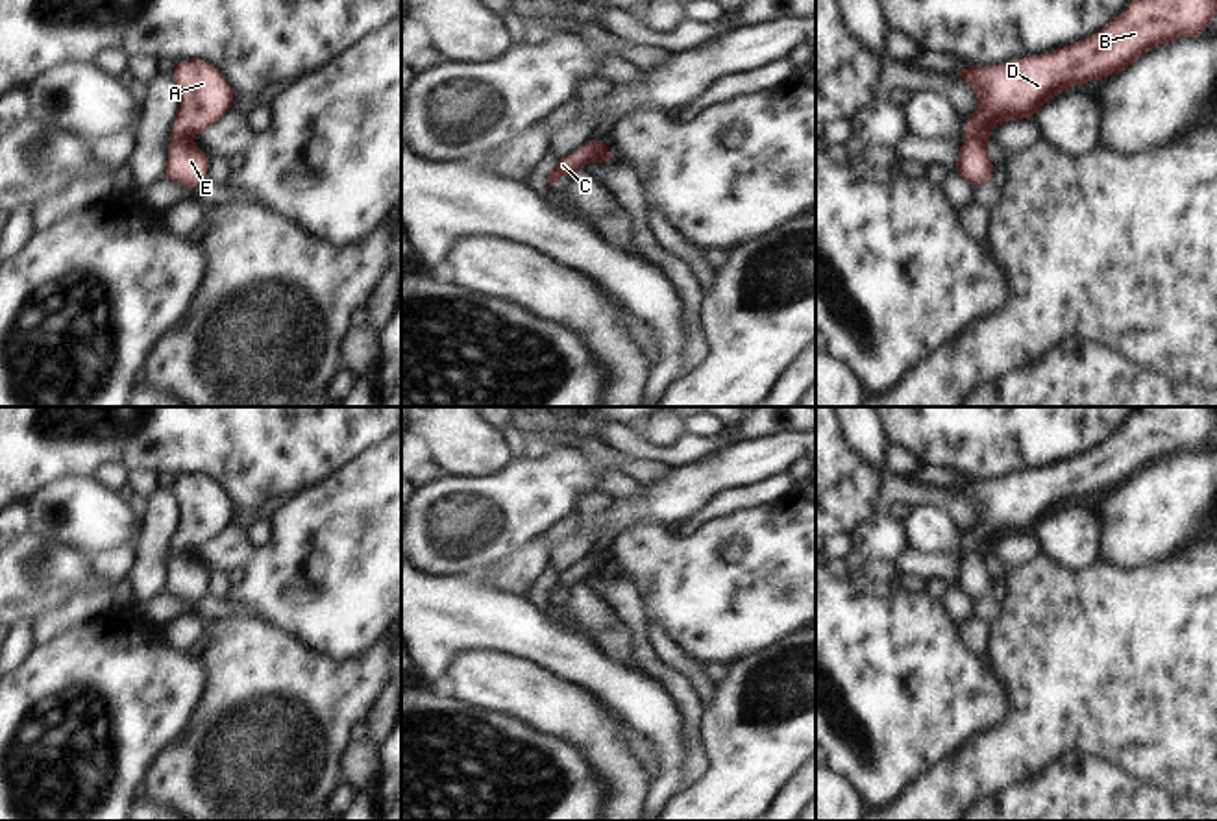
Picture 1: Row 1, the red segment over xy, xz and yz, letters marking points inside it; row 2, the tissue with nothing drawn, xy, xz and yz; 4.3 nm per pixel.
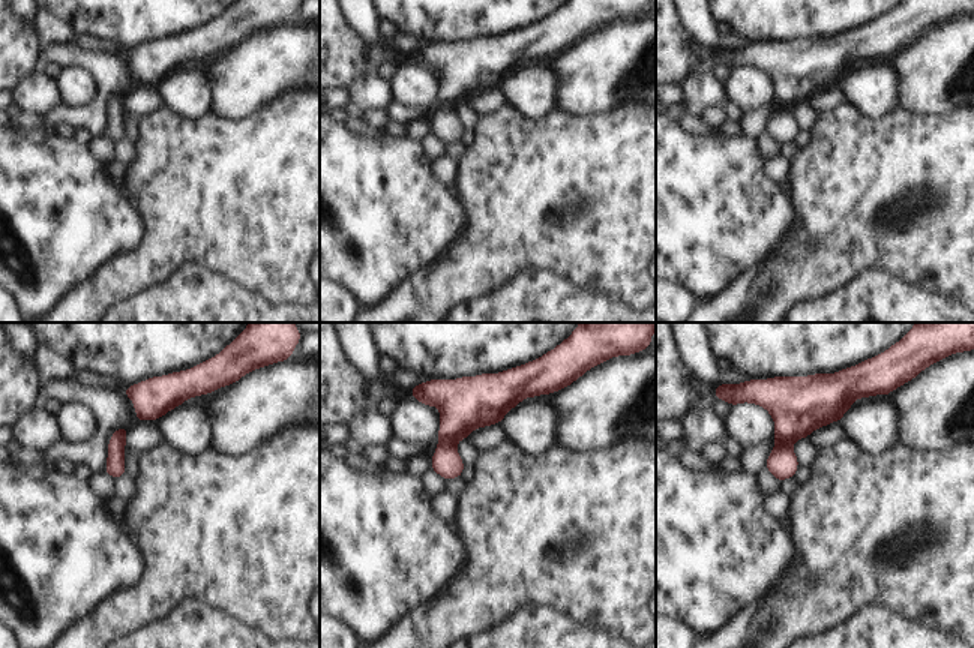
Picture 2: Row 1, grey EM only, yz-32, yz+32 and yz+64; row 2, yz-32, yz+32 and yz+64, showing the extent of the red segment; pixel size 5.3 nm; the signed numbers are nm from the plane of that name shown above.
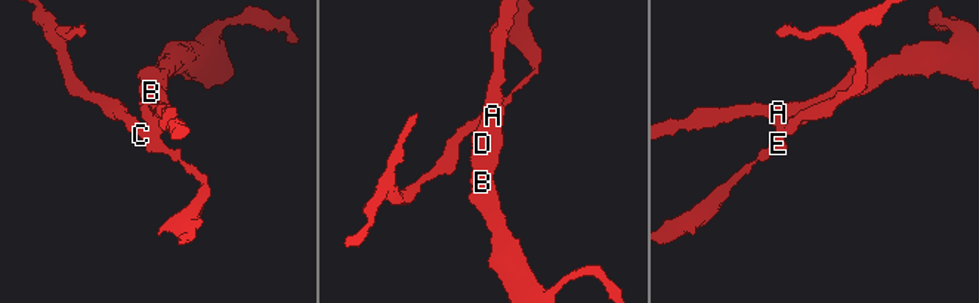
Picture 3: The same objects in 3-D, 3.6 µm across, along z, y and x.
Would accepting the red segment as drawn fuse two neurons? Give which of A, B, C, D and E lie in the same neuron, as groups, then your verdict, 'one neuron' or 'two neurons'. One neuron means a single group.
groups A B D / C E; two neurons

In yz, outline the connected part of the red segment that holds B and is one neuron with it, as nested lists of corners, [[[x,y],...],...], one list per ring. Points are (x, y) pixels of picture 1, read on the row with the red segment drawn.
[[[1130,0],[1128,7],[1091,37],[1067,44],[1056,52],[1008,59],[993,67],[967,67],[958,70],[978,94],[978,105],[965,124],[965,141],[975,133],[990,133],[1006,120],[1032,118],[1036,111],[1065,92],[1071,85],[1097,81],[1119,74],[1149,50],[1178,37],[1199,37],[1217,13],[1217,0]]]

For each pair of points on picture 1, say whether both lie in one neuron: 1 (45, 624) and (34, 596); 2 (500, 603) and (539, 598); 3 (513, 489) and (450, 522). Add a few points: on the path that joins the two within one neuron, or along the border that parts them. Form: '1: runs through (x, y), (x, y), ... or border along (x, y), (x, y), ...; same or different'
1: border along (78, 592), (32, 622); different
2: border along (526, 596), (548, 614); different
3: runs through (498, 503), (479, 522), (465, 522); same

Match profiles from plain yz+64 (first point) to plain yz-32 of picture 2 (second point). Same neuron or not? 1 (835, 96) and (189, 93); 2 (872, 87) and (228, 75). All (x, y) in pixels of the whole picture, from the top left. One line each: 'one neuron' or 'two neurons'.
1: two neurons
2: two neurons

